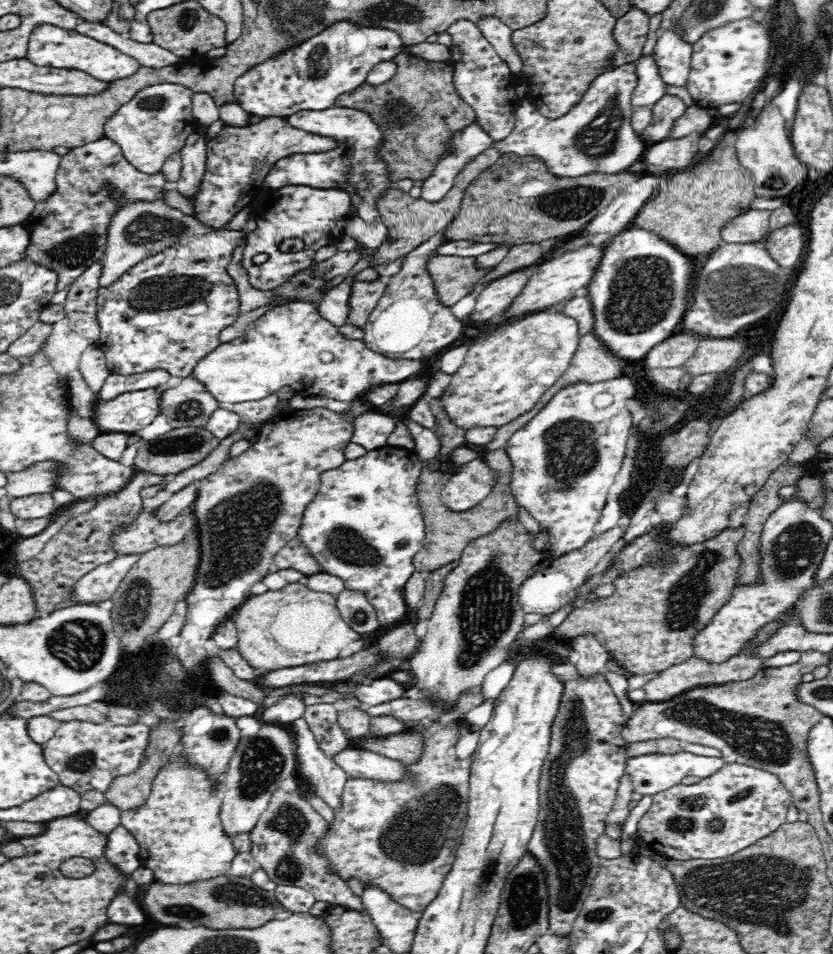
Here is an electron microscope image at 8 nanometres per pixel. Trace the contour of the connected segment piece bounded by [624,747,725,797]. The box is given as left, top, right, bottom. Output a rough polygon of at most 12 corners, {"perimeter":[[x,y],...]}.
{"perimeter":[[676,753],[628,758],[632,793],[654,797],[687,776],[710,778],[720,758]]}

